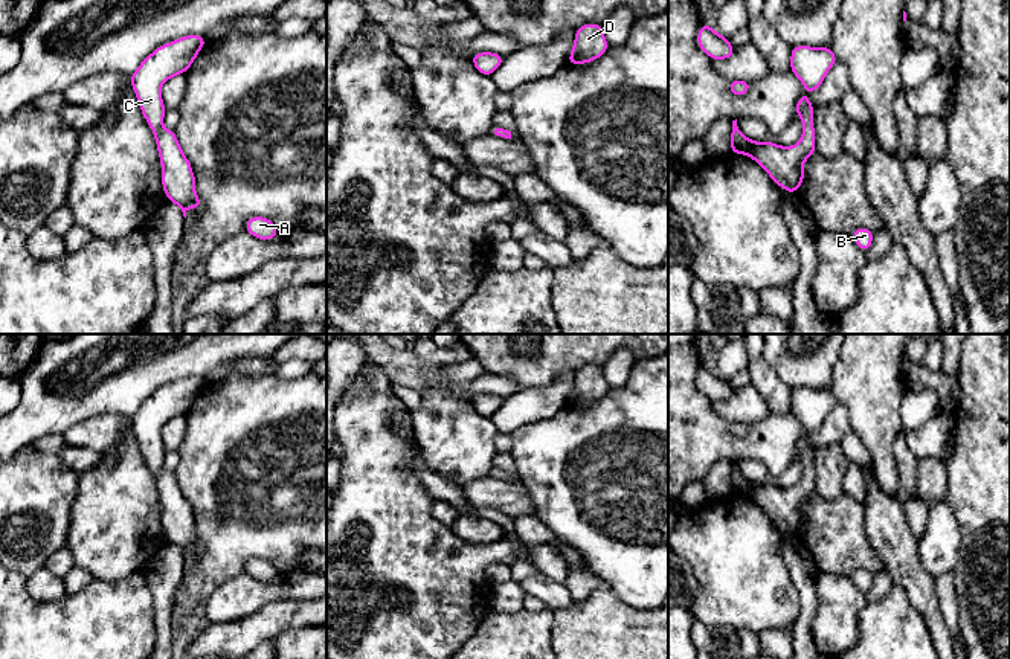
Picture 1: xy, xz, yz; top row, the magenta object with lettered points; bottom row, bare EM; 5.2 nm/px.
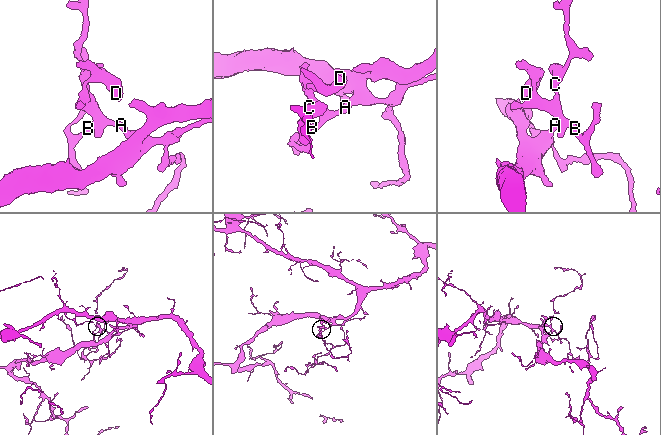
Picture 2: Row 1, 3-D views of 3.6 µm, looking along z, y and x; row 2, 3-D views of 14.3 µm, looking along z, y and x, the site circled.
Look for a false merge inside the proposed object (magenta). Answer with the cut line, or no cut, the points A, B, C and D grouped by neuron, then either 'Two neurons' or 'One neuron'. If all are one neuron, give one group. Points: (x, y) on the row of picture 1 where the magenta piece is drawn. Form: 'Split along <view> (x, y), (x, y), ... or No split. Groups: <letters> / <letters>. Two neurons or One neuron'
No split. Groups: A B C D. One neuron

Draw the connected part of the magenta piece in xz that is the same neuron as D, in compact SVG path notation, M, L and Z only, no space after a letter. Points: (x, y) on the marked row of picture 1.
M589 23L575 31L572 52L568 64L586 64L606 53L609 44L606 41L601 24Z

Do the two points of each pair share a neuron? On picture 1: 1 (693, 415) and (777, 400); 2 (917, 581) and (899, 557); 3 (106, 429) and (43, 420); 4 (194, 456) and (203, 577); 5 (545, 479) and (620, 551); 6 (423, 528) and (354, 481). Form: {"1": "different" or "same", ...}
{"1": "different", "2": "same", "3": "different", "4": "same", "5": "same", "6": "same"}

